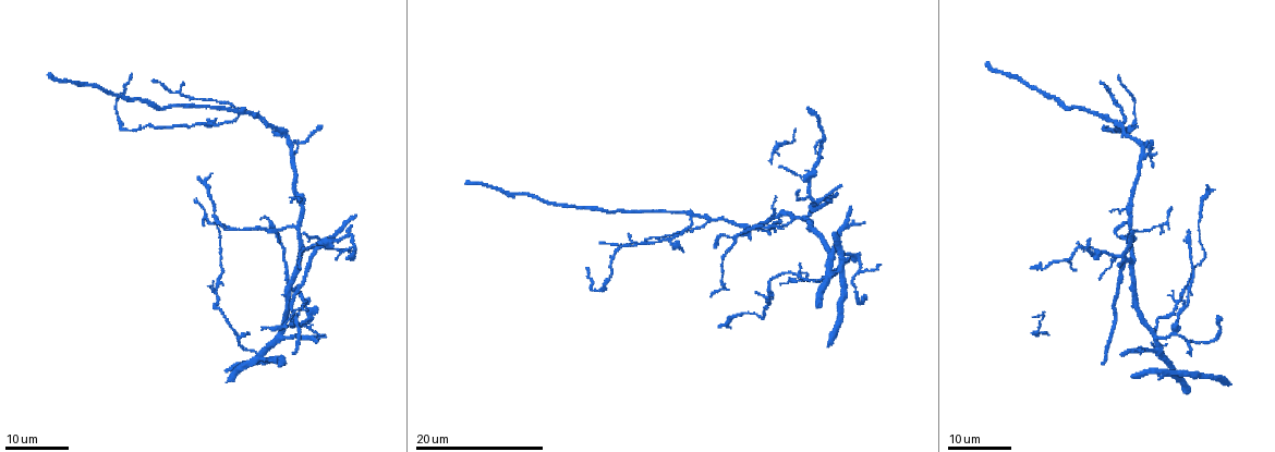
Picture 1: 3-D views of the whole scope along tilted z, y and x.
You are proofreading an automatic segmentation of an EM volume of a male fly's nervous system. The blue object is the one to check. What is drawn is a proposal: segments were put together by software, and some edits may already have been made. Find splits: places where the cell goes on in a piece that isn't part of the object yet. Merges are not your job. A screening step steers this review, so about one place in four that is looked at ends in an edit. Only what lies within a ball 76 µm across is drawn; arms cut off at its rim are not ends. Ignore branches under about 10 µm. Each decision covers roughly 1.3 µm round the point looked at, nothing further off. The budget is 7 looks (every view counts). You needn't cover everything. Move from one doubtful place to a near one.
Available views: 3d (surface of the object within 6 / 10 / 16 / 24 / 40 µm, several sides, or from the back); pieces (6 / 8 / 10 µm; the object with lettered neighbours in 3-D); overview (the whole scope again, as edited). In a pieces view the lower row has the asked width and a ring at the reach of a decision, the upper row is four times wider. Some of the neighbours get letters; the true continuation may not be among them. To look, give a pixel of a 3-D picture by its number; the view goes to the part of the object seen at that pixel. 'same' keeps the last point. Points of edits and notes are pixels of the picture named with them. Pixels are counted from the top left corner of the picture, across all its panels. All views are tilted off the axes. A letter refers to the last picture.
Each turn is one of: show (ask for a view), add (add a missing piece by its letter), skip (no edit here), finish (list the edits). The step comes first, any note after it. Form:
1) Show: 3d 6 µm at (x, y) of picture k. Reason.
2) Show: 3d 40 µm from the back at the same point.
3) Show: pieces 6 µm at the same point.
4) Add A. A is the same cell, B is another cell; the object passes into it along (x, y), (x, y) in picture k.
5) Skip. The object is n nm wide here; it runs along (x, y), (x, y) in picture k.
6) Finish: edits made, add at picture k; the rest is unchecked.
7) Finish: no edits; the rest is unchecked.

Show: 3d 16 µm at (780, 285) of picture 1.

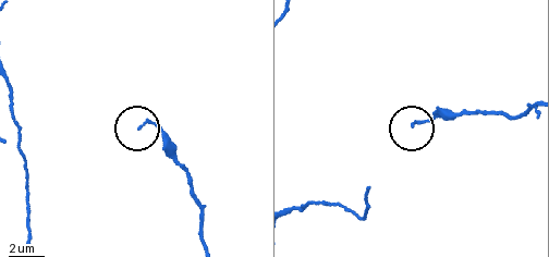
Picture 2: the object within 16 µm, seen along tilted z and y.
Show: pieces 6 µm at (141, 129) of picture 2.

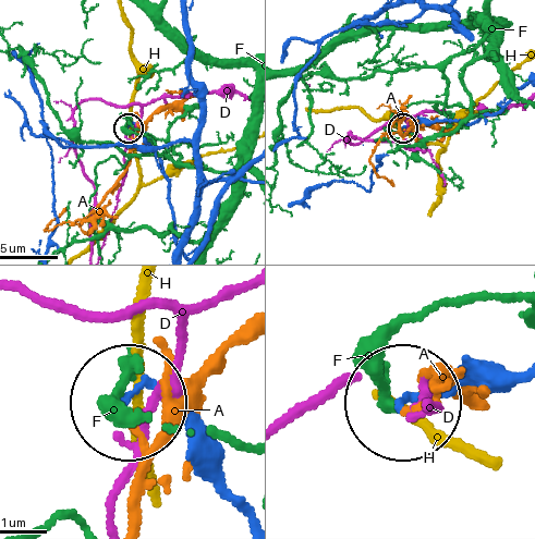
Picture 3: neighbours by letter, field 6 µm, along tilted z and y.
Skip. A, D, F and H are other cells; it runs along (522, 88), (496, 112), (470, 124), (438, 119), (402, 126) in picture 3; no lettered piece goes on from it.

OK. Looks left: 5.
Show: 3d 24 µm at (1124, 222) of picture 1. Branch stops here.

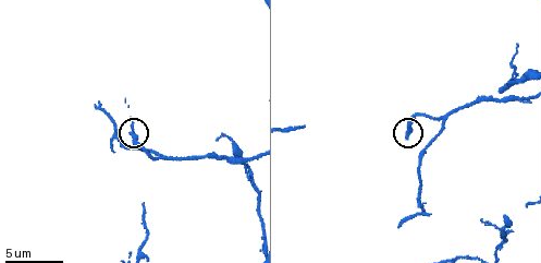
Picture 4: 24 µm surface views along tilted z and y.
Show: pieces 6 µm at (132, 131) of picture 4.

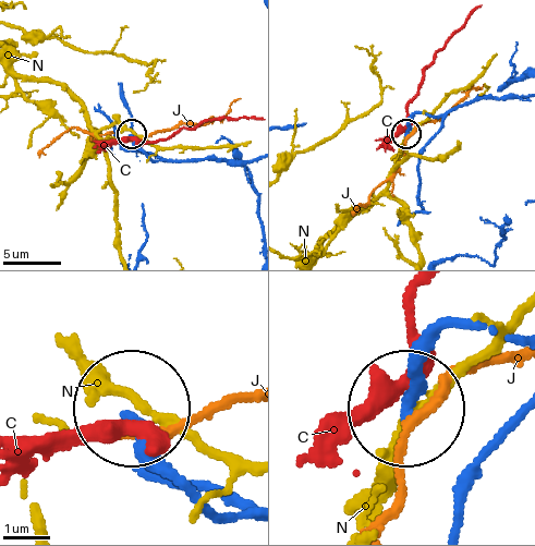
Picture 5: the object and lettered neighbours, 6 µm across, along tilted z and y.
Skip. The object is 240 nm wide here; C, J and N are other cells; it runs along (524, 97), (482, 98), (436, 117), (418, 114), (406, 132) in picture 5; no lettered piece goes on from it.

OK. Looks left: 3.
Show: 3d 24 µm at (1099, 83) of picture 1. Long arm stops here.

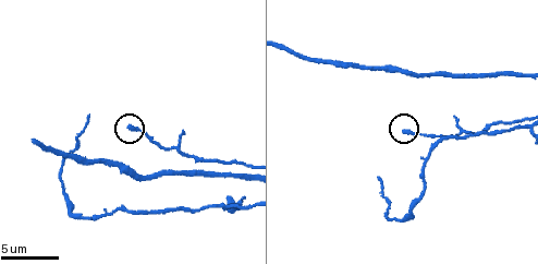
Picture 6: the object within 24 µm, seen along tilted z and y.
Show: pieces 6 µm at (128, 128) of picture 6. See the neighbours.

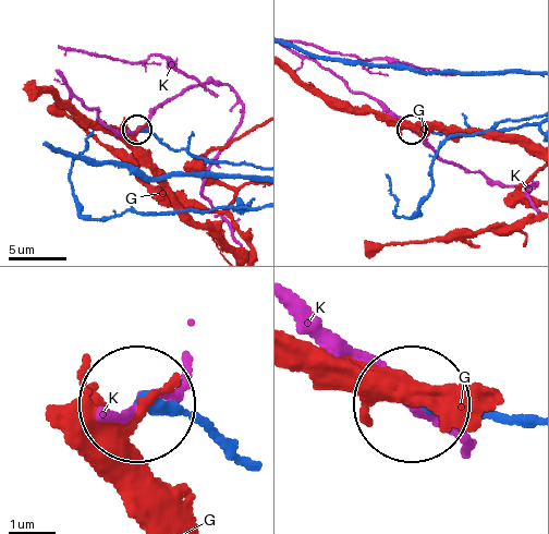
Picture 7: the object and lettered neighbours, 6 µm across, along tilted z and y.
Skip. The object is 280 nm wide here; G and K are other cells; it runs along (222, 454), (184, 414), (137, 403) in picture 7; none of them fits.

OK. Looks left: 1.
Finish: no edits; the rest is unchecked.

